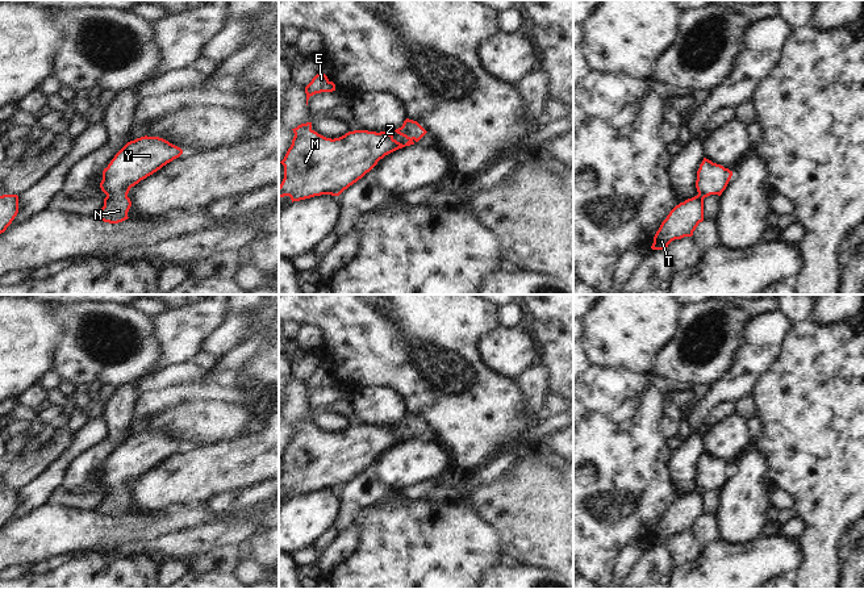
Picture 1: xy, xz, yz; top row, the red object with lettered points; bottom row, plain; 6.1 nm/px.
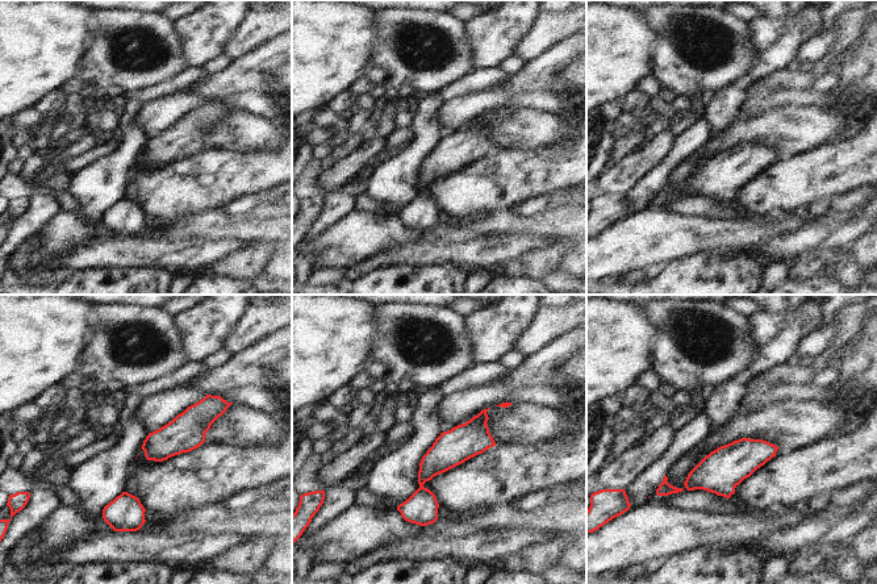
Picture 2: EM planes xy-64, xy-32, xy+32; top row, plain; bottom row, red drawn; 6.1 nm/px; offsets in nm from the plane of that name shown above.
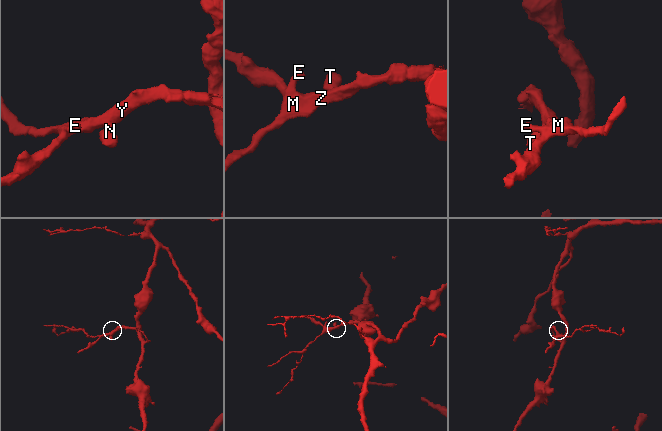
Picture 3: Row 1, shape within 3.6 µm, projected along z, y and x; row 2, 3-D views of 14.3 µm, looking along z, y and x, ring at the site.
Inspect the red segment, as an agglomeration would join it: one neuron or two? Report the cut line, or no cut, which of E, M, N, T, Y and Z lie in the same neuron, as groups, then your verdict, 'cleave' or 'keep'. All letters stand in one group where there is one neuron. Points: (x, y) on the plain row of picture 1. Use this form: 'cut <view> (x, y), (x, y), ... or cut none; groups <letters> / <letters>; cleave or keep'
cut none; groups E M N T Y Z; keep

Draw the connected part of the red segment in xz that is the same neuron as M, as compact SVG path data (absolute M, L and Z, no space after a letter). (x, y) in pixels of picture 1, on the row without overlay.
M406 413L395 426L408 434L405 439L397 436L387 426L354 425L339 433L326 433L312 423L312 417L292 423L295 431L284 454L284 473L279 480L279 492L289 490L292 497L321 489L339 490L345 484L370 467L385 450L414 439L427 426L413 414Z

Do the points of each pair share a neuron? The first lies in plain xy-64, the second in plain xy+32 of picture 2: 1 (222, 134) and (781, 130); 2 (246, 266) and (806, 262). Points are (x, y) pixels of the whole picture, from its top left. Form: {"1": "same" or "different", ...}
{"1": "same", "2": "same"}

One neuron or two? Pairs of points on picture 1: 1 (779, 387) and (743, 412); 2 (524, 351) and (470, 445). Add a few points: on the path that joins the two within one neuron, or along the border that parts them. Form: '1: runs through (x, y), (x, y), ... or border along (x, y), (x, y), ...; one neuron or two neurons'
1: border along (750, 397), (756, 413); two neurons
2: border along (483, 360), (503, 376), (509, 376), (514, 380); two neurons

